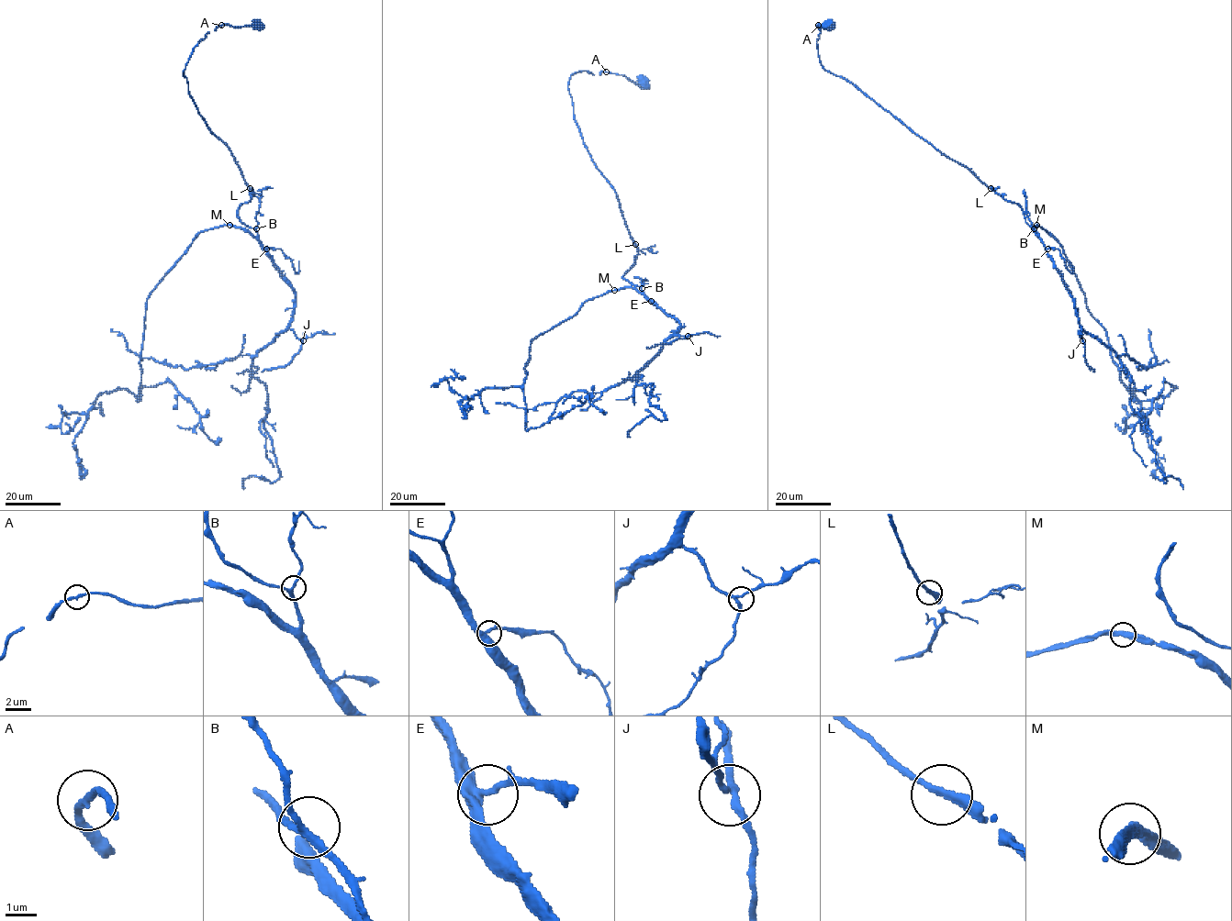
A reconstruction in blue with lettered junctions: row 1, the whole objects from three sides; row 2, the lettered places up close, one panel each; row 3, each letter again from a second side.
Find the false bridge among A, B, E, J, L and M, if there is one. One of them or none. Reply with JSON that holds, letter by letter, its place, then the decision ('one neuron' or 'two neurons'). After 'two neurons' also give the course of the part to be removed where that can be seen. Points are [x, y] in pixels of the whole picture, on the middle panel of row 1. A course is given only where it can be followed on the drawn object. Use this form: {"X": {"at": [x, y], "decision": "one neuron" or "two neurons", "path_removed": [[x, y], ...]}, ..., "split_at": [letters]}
{"A": {"at": [606, 72], "decision": "one neuron"}, "B": {"at": [642, 288], "decision": "one neuron"}, "E": {"at": [651, 301], "decision": "one neuron"}, "J": {"at": [688, 336], "decision": "one neuron"}, "L": {"at": [635, 244], "decision": "one neuron"}, "M": {"at": [614, 290], "decision": "one neuron"}, "split_at": []}

